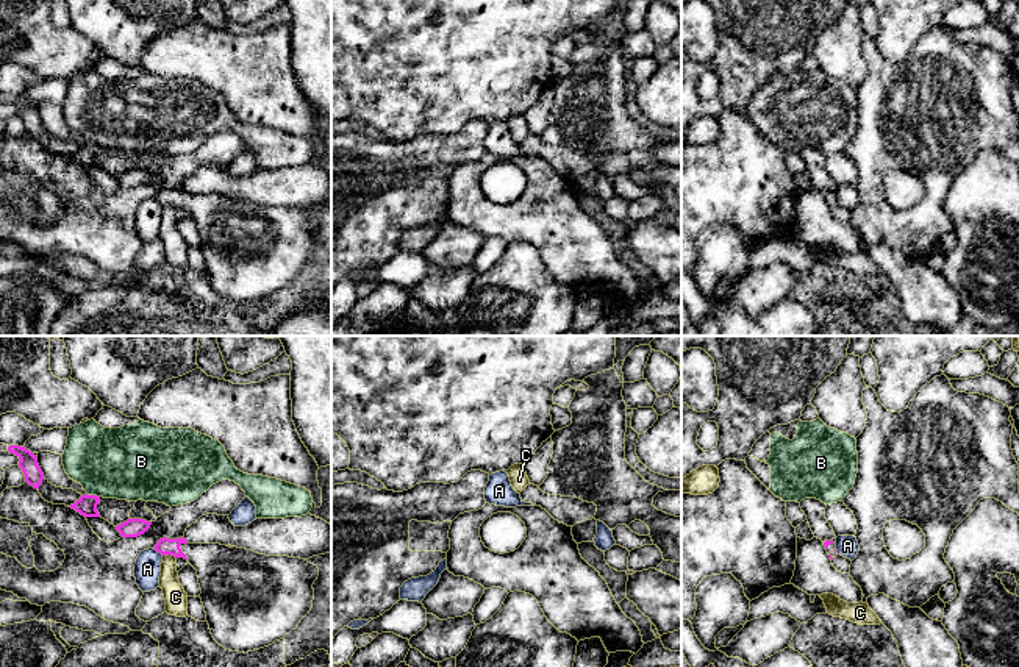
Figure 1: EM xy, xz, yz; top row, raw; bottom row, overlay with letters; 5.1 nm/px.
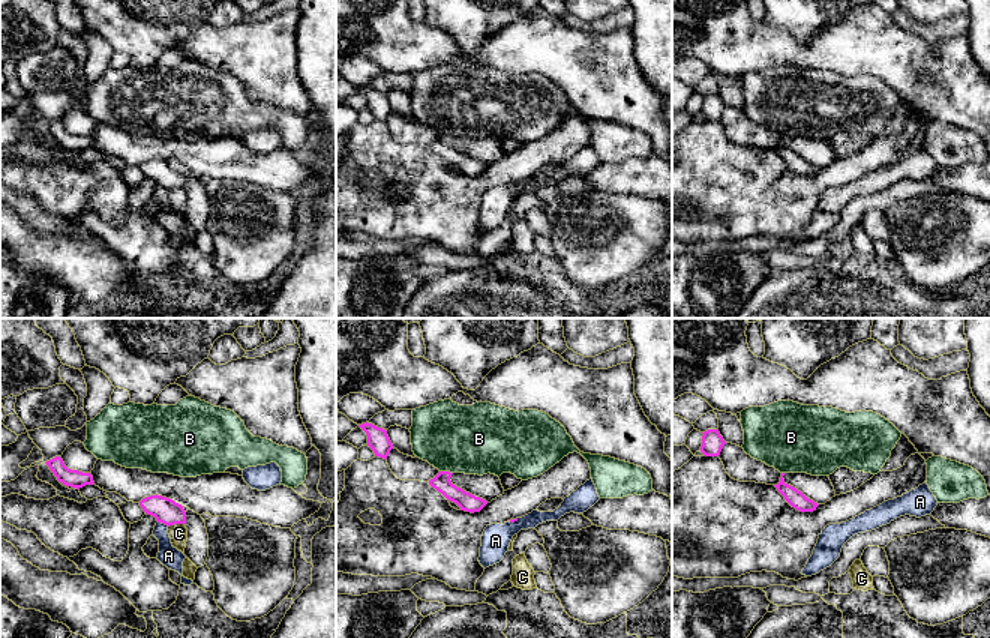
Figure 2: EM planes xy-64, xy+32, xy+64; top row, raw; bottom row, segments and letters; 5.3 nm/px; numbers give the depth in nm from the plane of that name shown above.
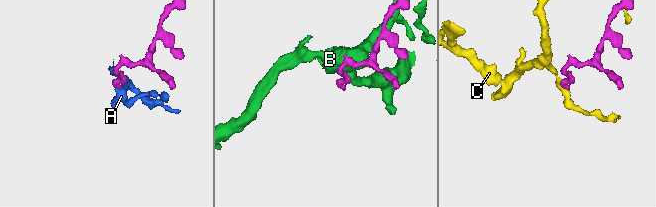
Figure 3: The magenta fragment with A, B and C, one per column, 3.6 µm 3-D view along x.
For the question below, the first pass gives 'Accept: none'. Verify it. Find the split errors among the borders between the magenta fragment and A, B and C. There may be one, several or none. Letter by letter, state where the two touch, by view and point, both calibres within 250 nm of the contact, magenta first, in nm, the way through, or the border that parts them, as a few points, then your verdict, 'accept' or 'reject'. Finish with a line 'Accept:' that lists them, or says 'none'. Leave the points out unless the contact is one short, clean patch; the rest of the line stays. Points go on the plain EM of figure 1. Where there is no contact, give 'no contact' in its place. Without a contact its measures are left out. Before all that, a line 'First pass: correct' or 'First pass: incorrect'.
First pass: correct
A: contact xy (158, 202); calibres 90 and 140 nm; border xy (153, 197), (163, 205); reject
B: contact xy (92, 146); calibres 100 and 380 nm; reject
C: contact xy (169, 203); calibres 90 and 120 nm; border xy (163, 205), (175, 208); reject
Accept: none

